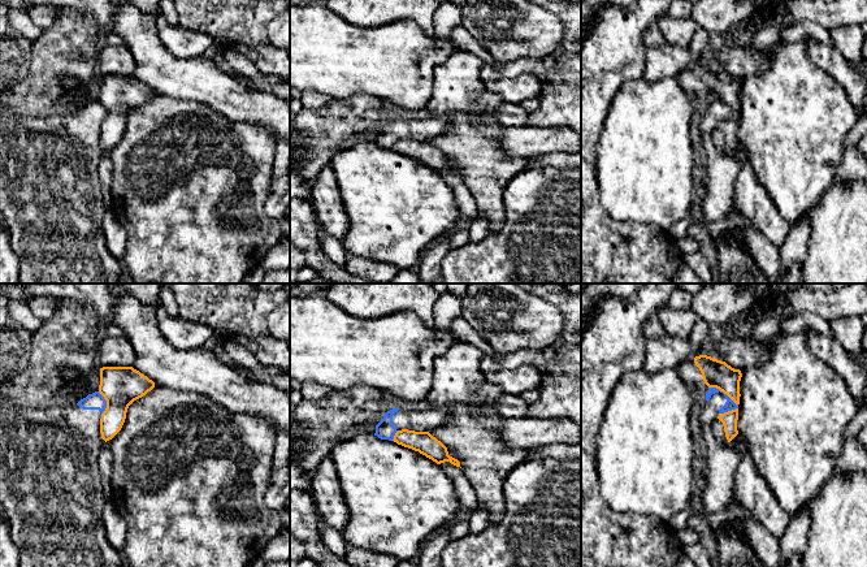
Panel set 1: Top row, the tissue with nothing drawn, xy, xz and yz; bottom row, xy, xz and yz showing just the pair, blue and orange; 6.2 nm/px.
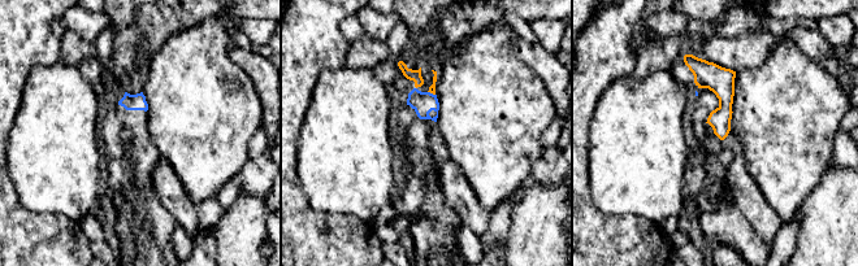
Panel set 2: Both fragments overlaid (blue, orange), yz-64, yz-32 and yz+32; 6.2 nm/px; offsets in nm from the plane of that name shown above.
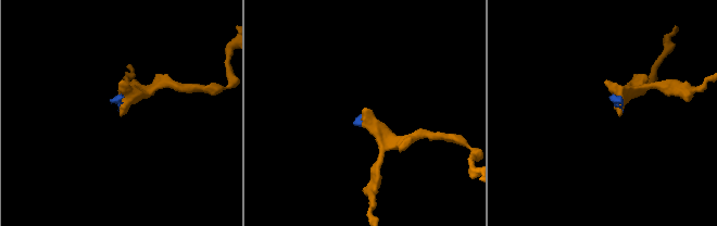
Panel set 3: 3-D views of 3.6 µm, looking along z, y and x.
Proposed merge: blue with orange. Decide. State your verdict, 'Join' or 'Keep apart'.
Keep apart

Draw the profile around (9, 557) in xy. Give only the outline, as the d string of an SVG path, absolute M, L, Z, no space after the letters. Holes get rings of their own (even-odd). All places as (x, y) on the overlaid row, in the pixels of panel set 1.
M0 521L0 567L19 567L19 553L10 537L10 527Z

